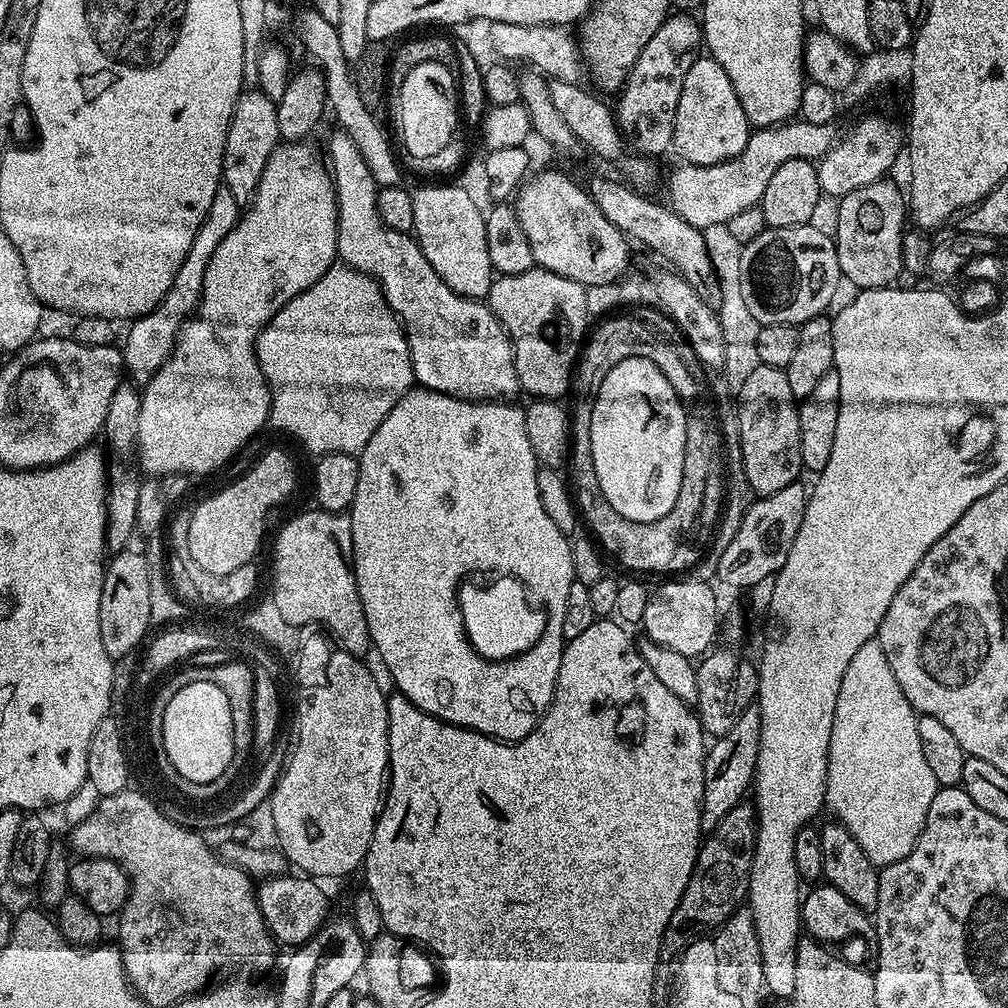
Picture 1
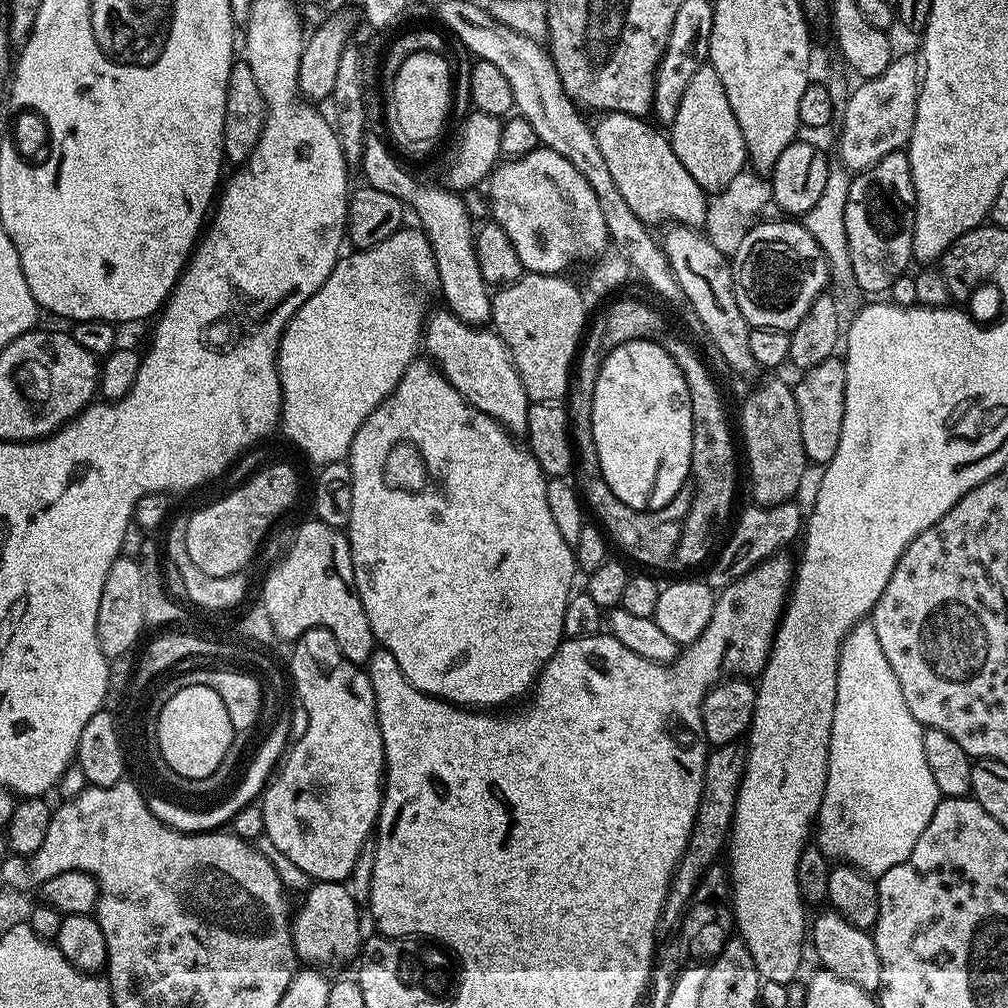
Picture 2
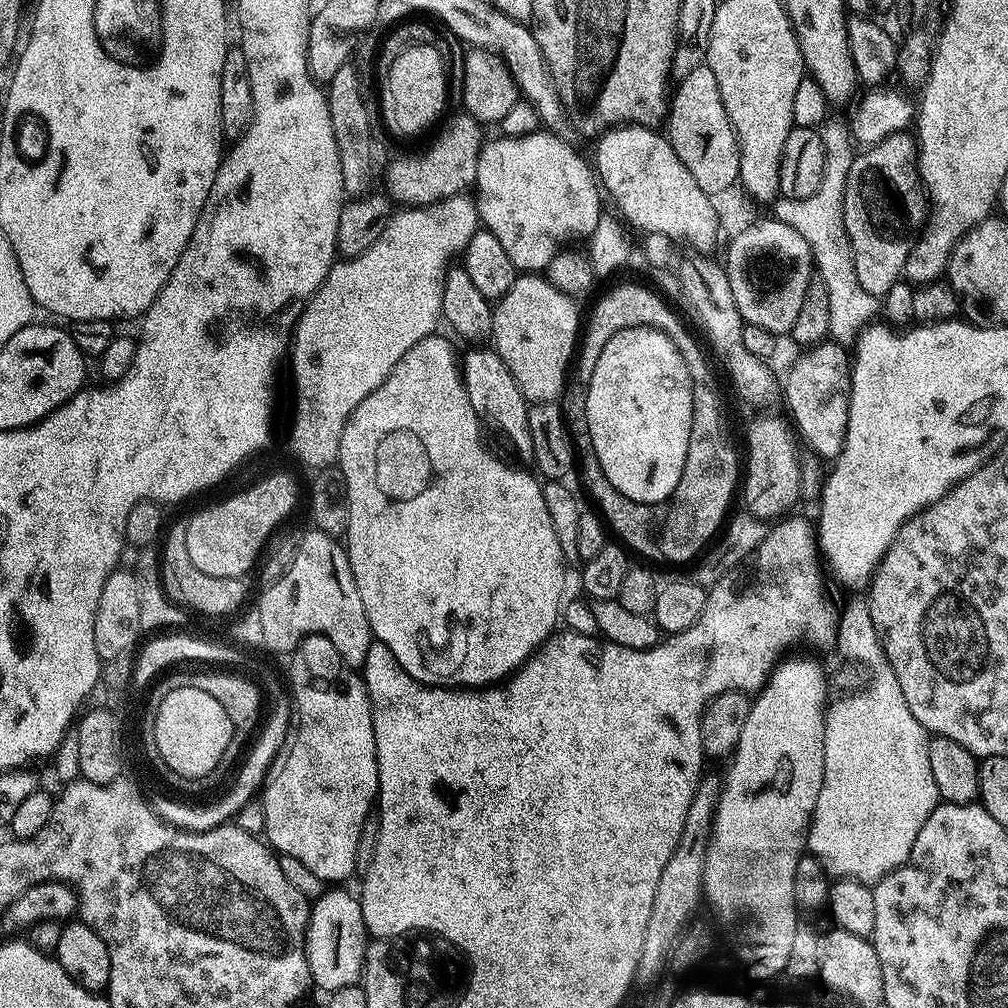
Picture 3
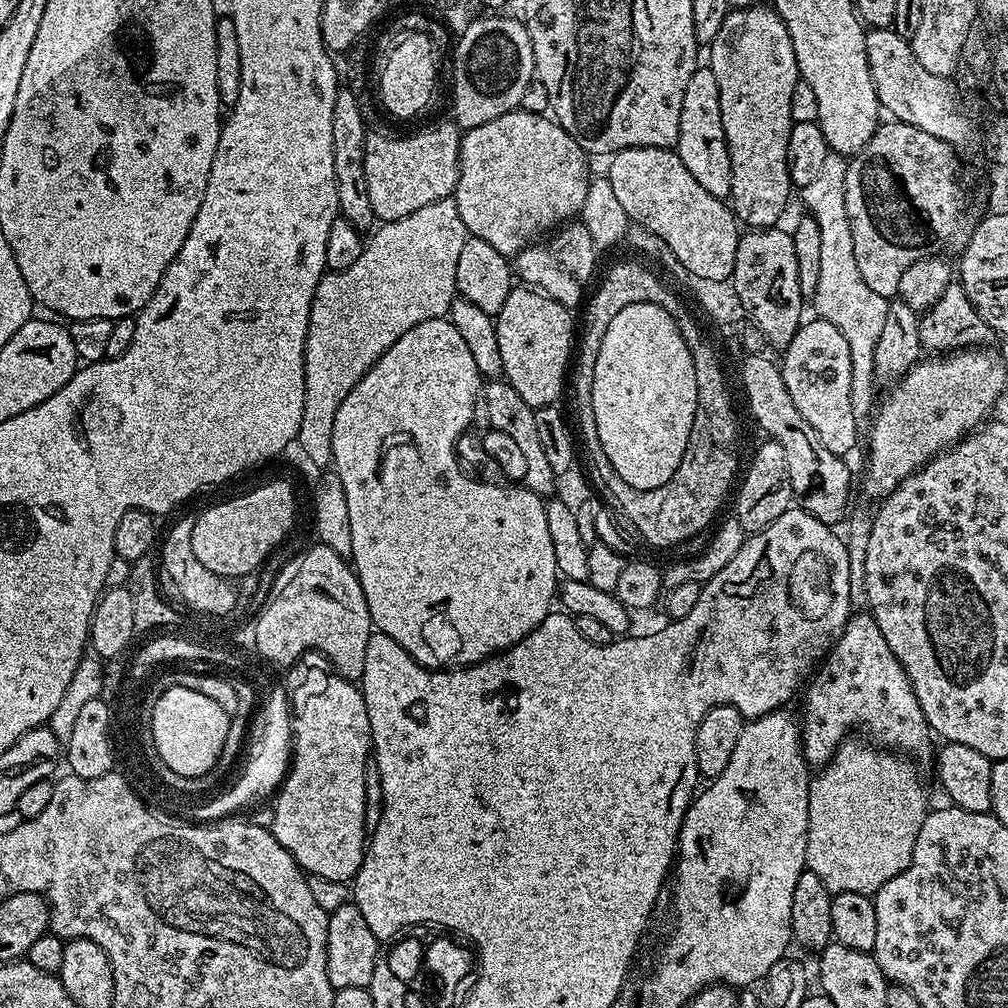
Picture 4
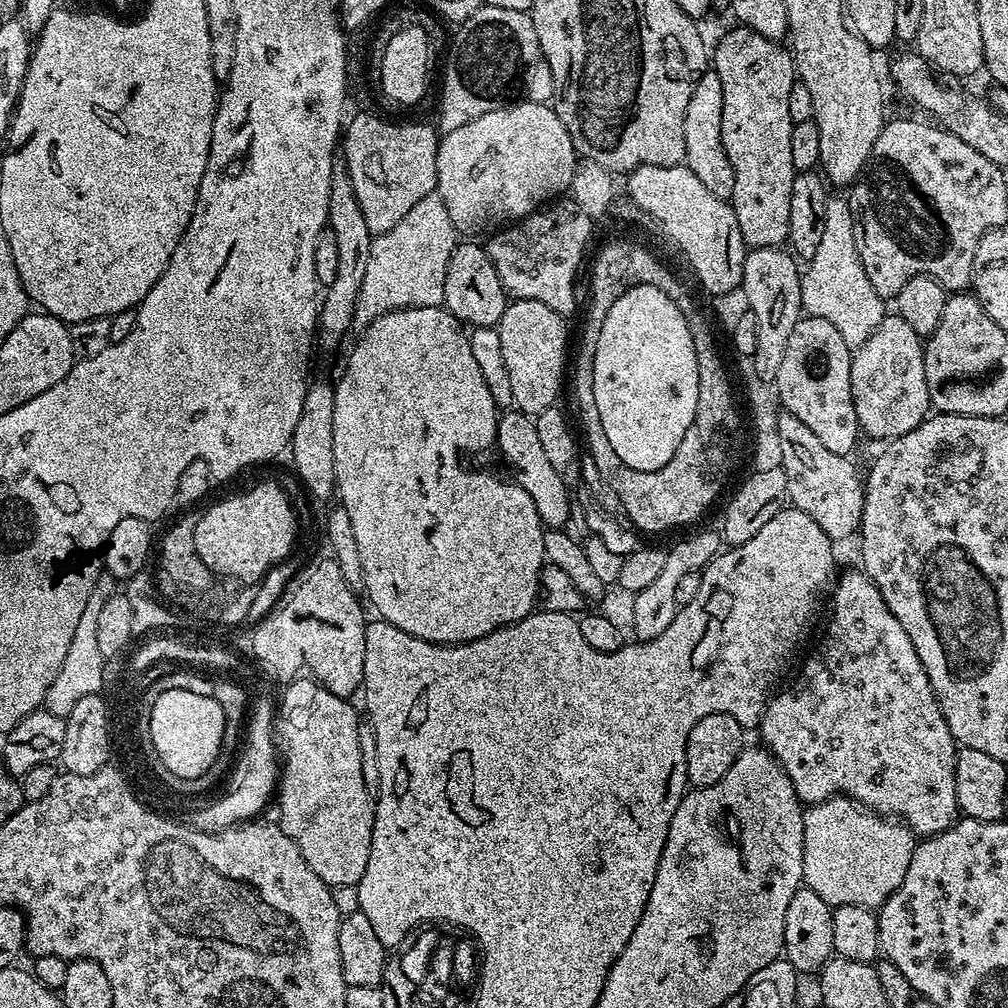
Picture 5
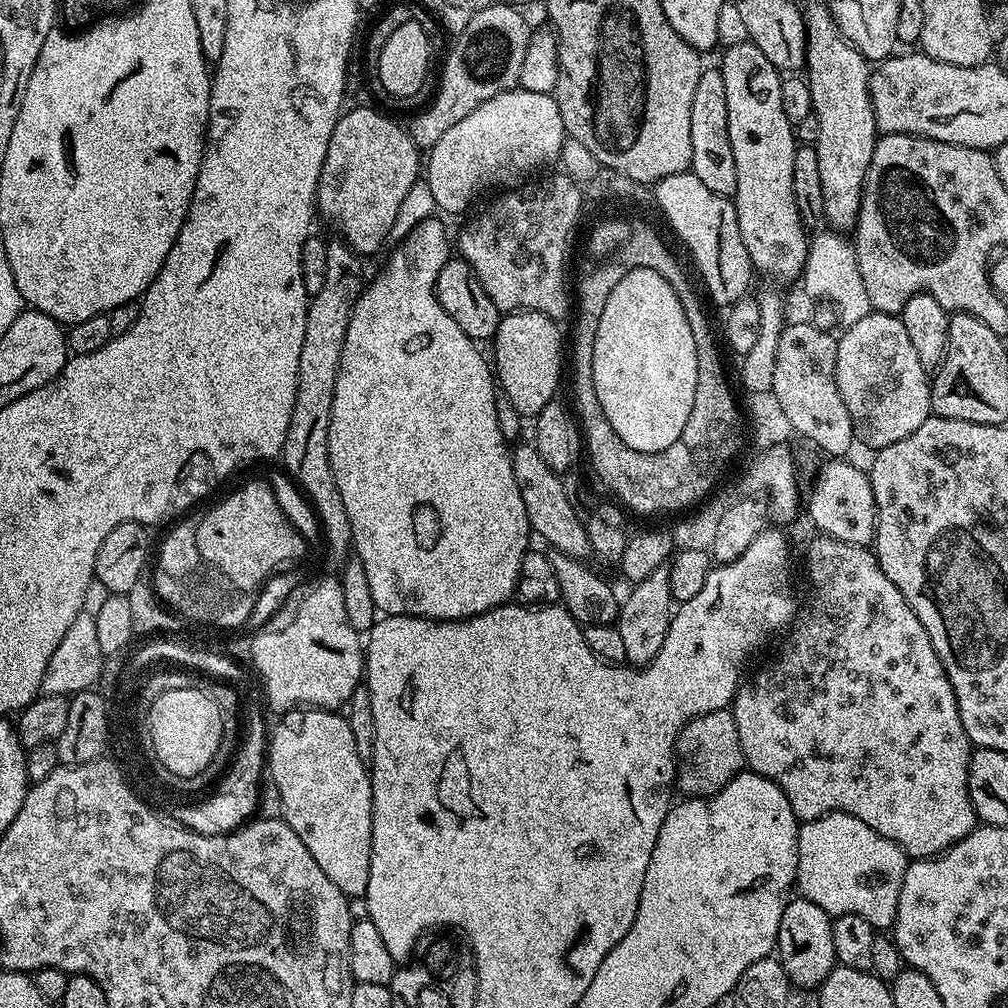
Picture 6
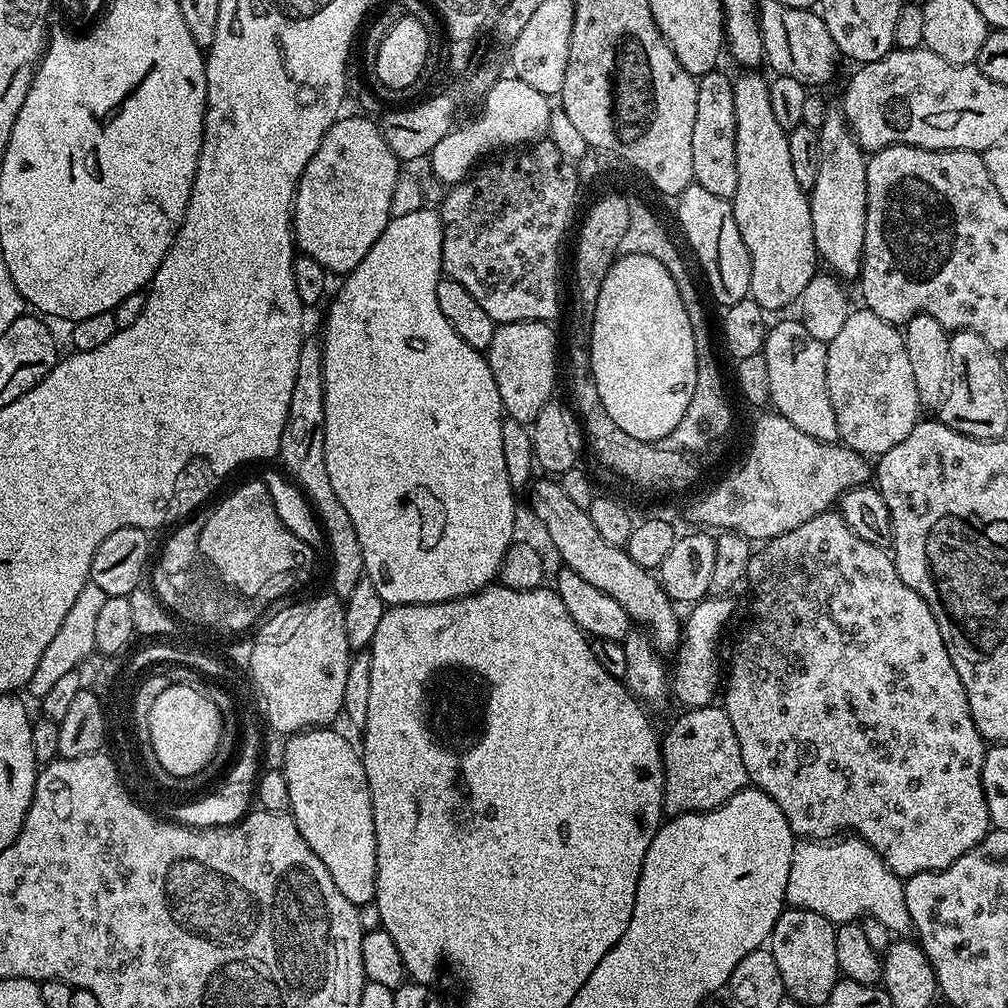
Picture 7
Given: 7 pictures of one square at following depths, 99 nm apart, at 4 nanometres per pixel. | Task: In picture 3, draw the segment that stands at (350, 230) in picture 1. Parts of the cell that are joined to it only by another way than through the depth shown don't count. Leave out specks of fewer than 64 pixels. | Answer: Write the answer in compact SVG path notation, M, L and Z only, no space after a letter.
M468 350L472 352L463 353L462 375L466 394L472 403L472 409L481 421L493 424L496 428L504 431L506 439L512 443L512 448L526 462L532 460L534 454L534 442L530 442L530 426L528 425L529 401L518 390L518 382L514 382L514 374L502 362L502 358L494 350Z

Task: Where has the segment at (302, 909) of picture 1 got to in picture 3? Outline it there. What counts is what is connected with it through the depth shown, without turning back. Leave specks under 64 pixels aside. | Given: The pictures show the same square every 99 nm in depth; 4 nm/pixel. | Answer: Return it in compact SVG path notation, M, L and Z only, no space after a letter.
M336 886L333 890L326 890L311 905L308 914L308 934L306 937L306 951L308 965L312 971L312 984L320 987L324 994L331 994L342 990L351 984L360 984L364 974L364 959L368 949L368 927L362 918L362 906L355 895L343 892L343 887Z

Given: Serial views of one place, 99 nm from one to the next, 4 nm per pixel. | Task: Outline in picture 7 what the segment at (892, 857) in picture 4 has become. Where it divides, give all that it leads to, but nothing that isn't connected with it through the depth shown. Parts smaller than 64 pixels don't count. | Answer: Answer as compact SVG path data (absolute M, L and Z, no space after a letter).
M808 838L797 843L790 858L790 878L786 878L784 899L791 907L814 910L814 914L822 914L822 918L837 926L869 916L878 918L878 922L882 922L882 926L886 926L897 937L908 938L913 935L910 910L906 910L904 880L895 876L883 858L859 838L840 838L835 842L817 842Z

